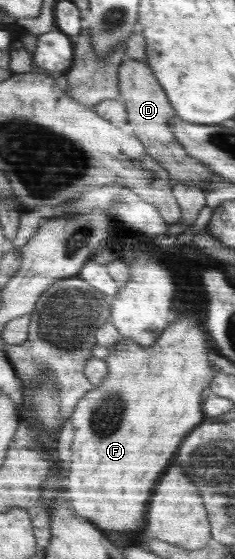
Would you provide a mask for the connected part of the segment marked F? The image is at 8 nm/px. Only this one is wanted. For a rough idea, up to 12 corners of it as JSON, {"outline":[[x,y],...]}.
{"outline":[[193,314],[119,338],[73,412],[65,500],[133,536],[211,380]]}

